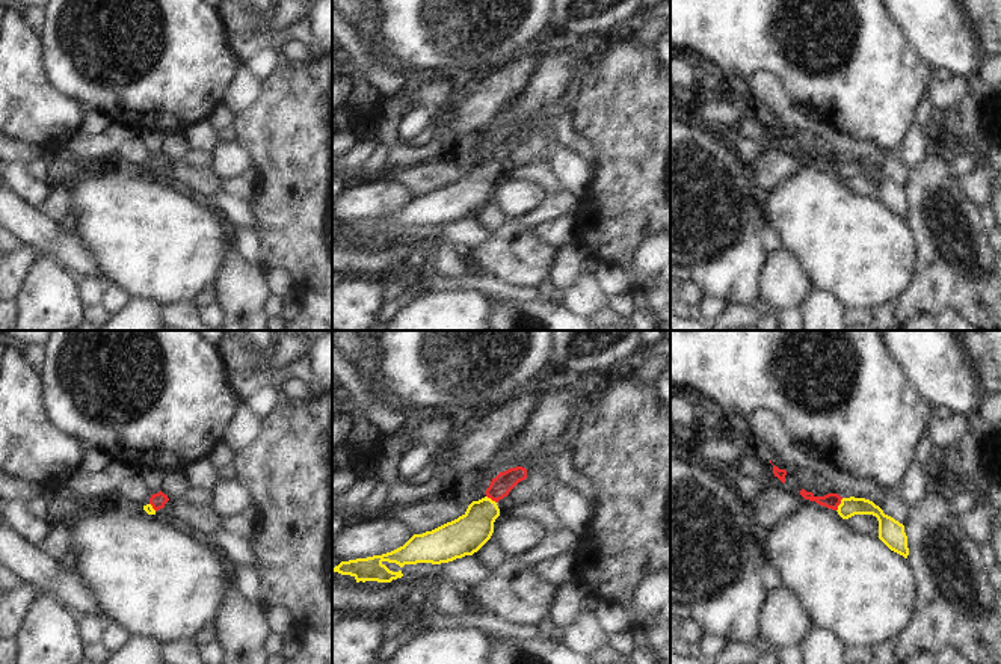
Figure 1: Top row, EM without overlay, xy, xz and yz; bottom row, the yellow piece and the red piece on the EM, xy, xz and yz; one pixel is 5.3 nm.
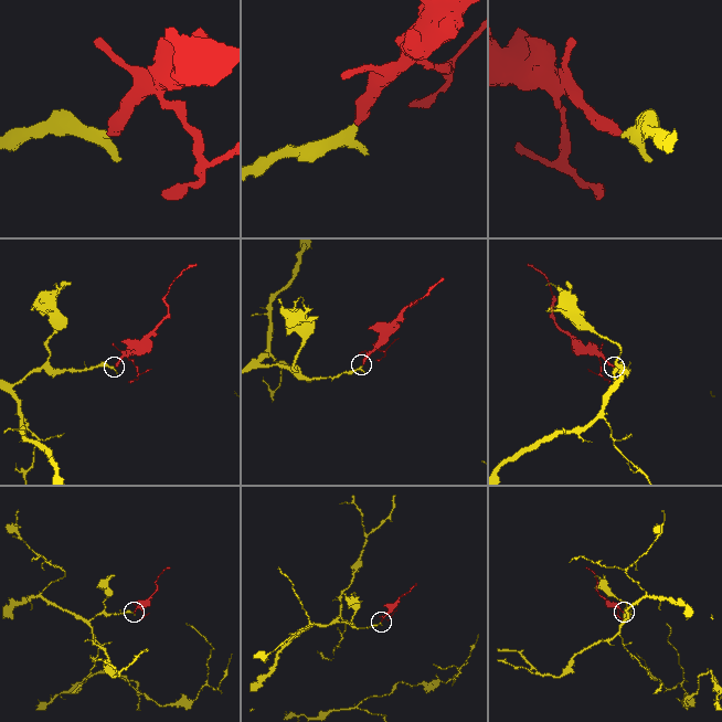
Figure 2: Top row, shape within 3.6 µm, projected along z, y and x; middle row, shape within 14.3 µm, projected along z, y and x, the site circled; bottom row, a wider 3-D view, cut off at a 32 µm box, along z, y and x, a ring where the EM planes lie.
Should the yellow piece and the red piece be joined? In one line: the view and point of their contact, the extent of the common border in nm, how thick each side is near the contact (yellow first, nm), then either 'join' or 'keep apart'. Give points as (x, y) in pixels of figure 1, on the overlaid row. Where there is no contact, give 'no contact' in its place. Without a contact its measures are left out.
contact yz (840, 504); length 80 nm; calibres 100 and 80 nm; join

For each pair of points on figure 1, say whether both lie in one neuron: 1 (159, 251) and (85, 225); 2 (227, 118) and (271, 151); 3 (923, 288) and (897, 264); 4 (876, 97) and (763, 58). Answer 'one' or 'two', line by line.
1: one
2: two
3: two
4: one

